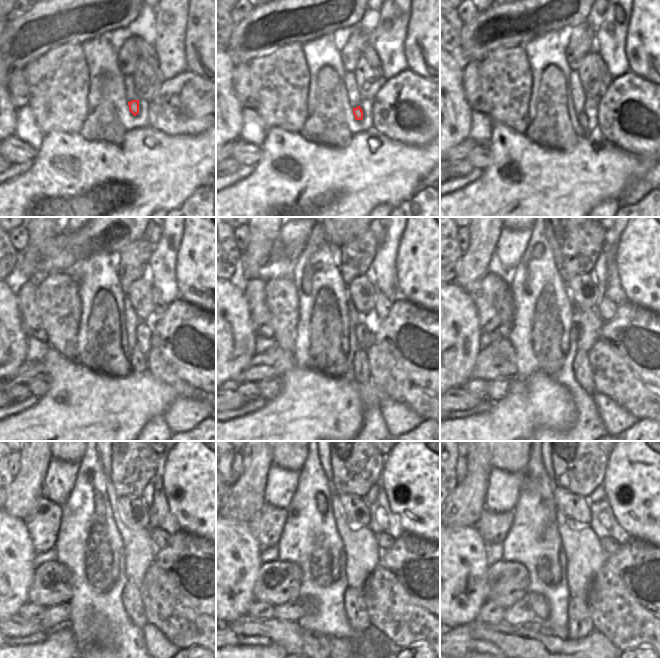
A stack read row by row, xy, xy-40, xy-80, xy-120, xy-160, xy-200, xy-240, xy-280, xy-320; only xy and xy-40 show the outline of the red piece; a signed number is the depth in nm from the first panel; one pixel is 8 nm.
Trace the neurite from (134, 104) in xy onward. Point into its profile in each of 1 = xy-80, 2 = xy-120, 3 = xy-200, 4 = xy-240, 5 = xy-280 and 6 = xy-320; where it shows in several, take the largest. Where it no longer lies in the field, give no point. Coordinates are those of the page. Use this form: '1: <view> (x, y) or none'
1: xy-80 (582, 118)
2: xy-120 (137, 360)
3: xy-200 (582, 372)
4: xy-240 (131, 597)
5: xy-280 (355, 609)
6: xy-320 (579, 623)

